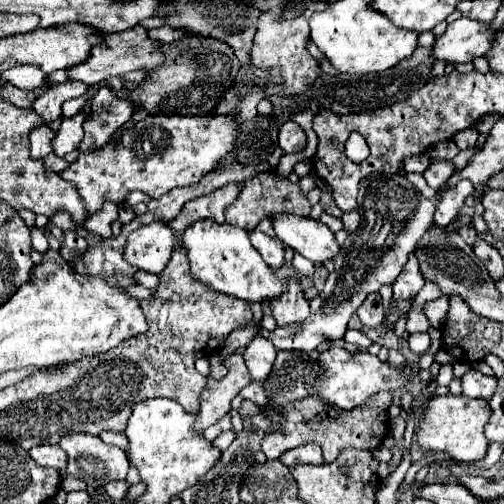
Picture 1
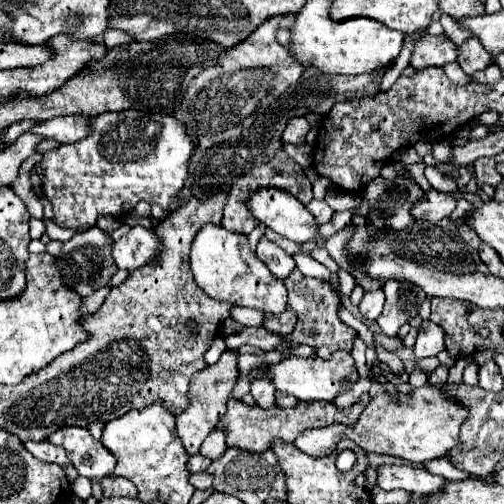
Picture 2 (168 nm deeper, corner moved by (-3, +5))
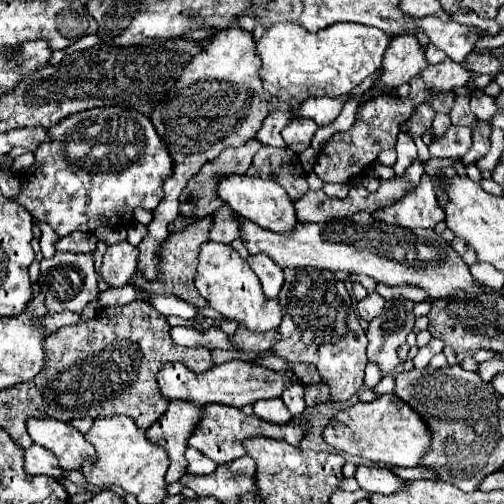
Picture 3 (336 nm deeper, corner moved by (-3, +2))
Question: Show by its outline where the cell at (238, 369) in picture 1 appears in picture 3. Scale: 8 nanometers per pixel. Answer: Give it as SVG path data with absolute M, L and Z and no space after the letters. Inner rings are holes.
M176 399L170 403L164 417L160 417L148 429L148 439L160 443L168 451L170 457L170 467L166 473L168 483L178 481L186 473L188 461L184 459L184 453L188 449L188 437L196 431L196 425L200 425L200 417L204 417L200 405Z

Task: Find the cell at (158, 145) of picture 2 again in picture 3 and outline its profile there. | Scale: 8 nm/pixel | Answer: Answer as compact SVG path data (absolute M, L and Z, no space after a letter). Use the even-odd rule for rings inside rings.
M100 107L66 117L60 125L48 129L48 133L54 141L42 143L36 149L36 161L28 169L16 201L26 207L36 221L46 221L56 235L62 237L72 231L94 231L100 225L112 227L112 217L116 217L116 225L122 225L122 221L128 223L132 219L136 207L152 211L160 203L164 179L172 175L174 165L150 117L130 109Z

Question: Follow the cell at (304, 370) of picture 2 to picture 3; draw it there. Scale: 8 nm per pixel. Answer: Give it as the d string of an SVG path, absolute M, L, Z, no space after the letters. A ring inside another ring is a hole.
M232 359L224 365L214 365L210 371L202 375L194 375L182 363L166 363L158 373L158 385L166 399L170 401L186 399L194 405L220 403L220 405L230 405L230 407L244 407L248 403L256 403L258 399L280 397L290 383L300 383L292 371L278 373L278 371L264 369L260 365L238 361L238 359Z

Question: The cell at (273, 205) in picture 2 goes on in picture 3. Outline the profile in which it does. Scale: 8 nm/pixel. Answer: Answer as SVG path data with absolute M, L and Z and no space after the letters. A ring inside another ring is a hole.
M224 175L220 179L220 197L244 219L254 221L262 229L274 231L274 233L292 233L296 229L296 209L288 193L284 193L284 187L276 185L276 181L260 179L260 177L246 177L246 175Z

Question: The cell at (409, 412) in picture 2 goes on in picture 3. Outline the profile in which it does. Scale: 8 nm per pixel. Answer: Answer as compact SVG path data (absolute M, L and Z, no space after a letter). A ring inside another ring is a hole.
M394 393L382 395L372 403L356 403L354 407L338 413L324 429L322 437L328 445L346 455L396 467L416 467L420 457L424 457L432 445L432 433L428 433L428 425L424 425L420 415L410 405L404 405L404 401L400 401L400 397Z

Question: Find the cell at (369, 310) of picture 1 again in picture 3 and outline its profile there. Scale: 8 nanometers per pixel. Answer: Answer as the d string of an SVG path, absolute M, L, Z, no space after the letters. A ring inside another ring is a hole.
M370 293L362 301L358 301L358 315L366 321L372 321L374 317L378 317L382 313L384 303L386 303L384 297L380 297L378 293Z

